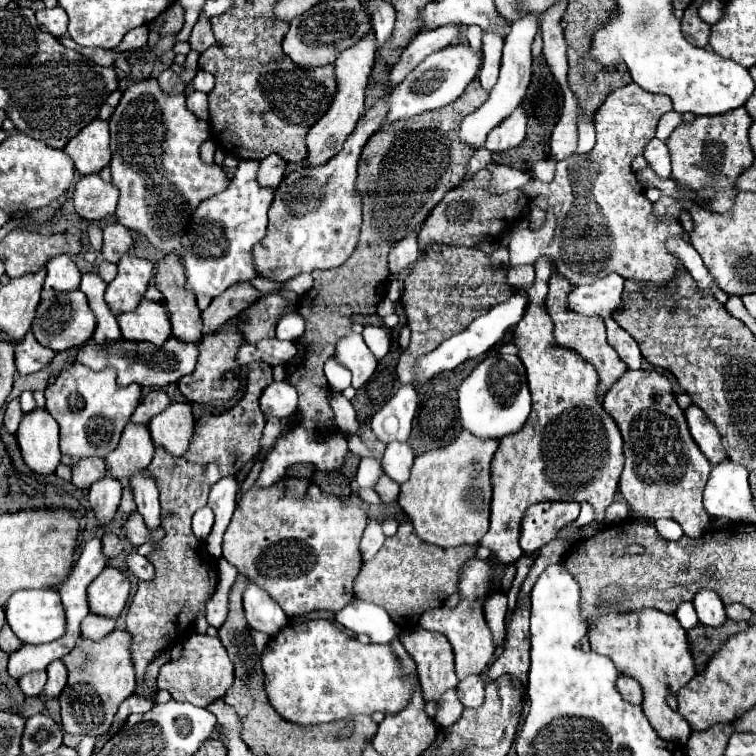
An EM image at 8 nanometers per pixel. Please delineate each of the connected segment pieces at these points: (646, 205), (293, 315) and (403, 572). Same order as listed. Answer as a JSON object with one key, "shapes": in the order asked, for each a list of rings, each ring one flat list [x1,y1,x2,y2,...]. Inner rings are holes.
{"shapes":[[[637,83,615,89,595,113,595,147,587,155,571,155,559,161,551,183,531,179,523,187,529,199,545,197,549,209,547,221,539,229,513,233,509,241,511,267,535,265,545,255,555,271,573,285,587,285,609,273,659,287,671,283,683,263,665,249,665,241,671,237,683,239,683,227,675,217,653,215,653,203,645,197,645,189,631,169,631,161,643,155,645,145,655,137,661,115,671,109,667,95,647,93]],[[287,311,277,321,277,339,295,341,295,339,299,339,299,335,303,331,305,331,305,323,303,323,301,315,297,315,297,311]],[[405,521,399,525,397,535,385,539,385,545,375,559,363,563,353,587,355,597,381,605,401,631,411,631,417,627,417,621,425,611,441,607,449,595,457,593,459,569,475,551,475,545,443,549,425,543,417,537,413,525]]]}

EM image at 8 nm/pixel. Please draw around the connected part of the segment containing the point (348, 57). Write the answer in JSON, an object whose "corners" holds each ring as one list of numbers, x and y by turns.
{"corners":[[369,33,365,39,361,39,357,45,341,51,341,55,335,61,335,75,337,75,337,95,329,107,329,111,315,123,315,127,307,133,307,167,317,167,327,163,331,157,335,157,341,149,345,139,355,129,359,117,363,115,363,97,365,87,369,81,369,73,375,63,375,35]]}

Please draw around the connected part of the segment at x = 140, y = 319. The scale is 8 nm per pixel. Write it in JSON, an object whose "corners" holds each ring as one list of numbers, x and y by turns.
{"corners":[[143,299,137,311,119,315,117,321,127,341,149,341,161,345,171,337,171,319,163,303]]}

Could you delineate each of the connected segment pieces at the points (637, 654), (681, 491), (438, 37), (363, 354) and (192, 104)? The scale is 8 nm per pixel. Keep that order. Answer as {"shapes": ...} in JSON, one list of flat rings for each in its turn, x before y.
{"shapes":[[[615,607,597,619,597,623,589,631,589,643,595,653,607,655,619,673,625,673,639,681,643,689,643,713,653,725,653,729,669,741,677,741,681,745,687,743,691,735,689,723,667,705,667,697,675,695,683,685,687,685,695,677,695,661,687,643,687,633,679,625,675,615,667,615,661,611,645,609,637,613,619,613]],[[629,369,605,395,603,407,623,435,625,469,619,479,619,489,629,507,645,519,677,521,687,537,703,535,711,525,711,517,705,515,701,503,711,465,693,441,667,377,655,369]],[[449,23,449,25,443,25,443,27,437,27,433,31,423,31,419,33,411,43,409,47,403,51,399,63,391,69,389,73,389,79,383,81,385,89,393,87,393,85,399,85,409,71,413,71,427,55,431,55,433,51,439,51,451,43,455,43,459,39,459,31,461,31,461,25,455,25,455,23]],[[351,333,349,337,341,339,335,347,335,357,353,373,353,387,359,389,377,369,377,359,371,349,365,345,363,337]],[[193,91,191,95,187,95,187,109,189,109,193,115,197,115,197,119,201,119,201,121,209,121,207,93]]]}

